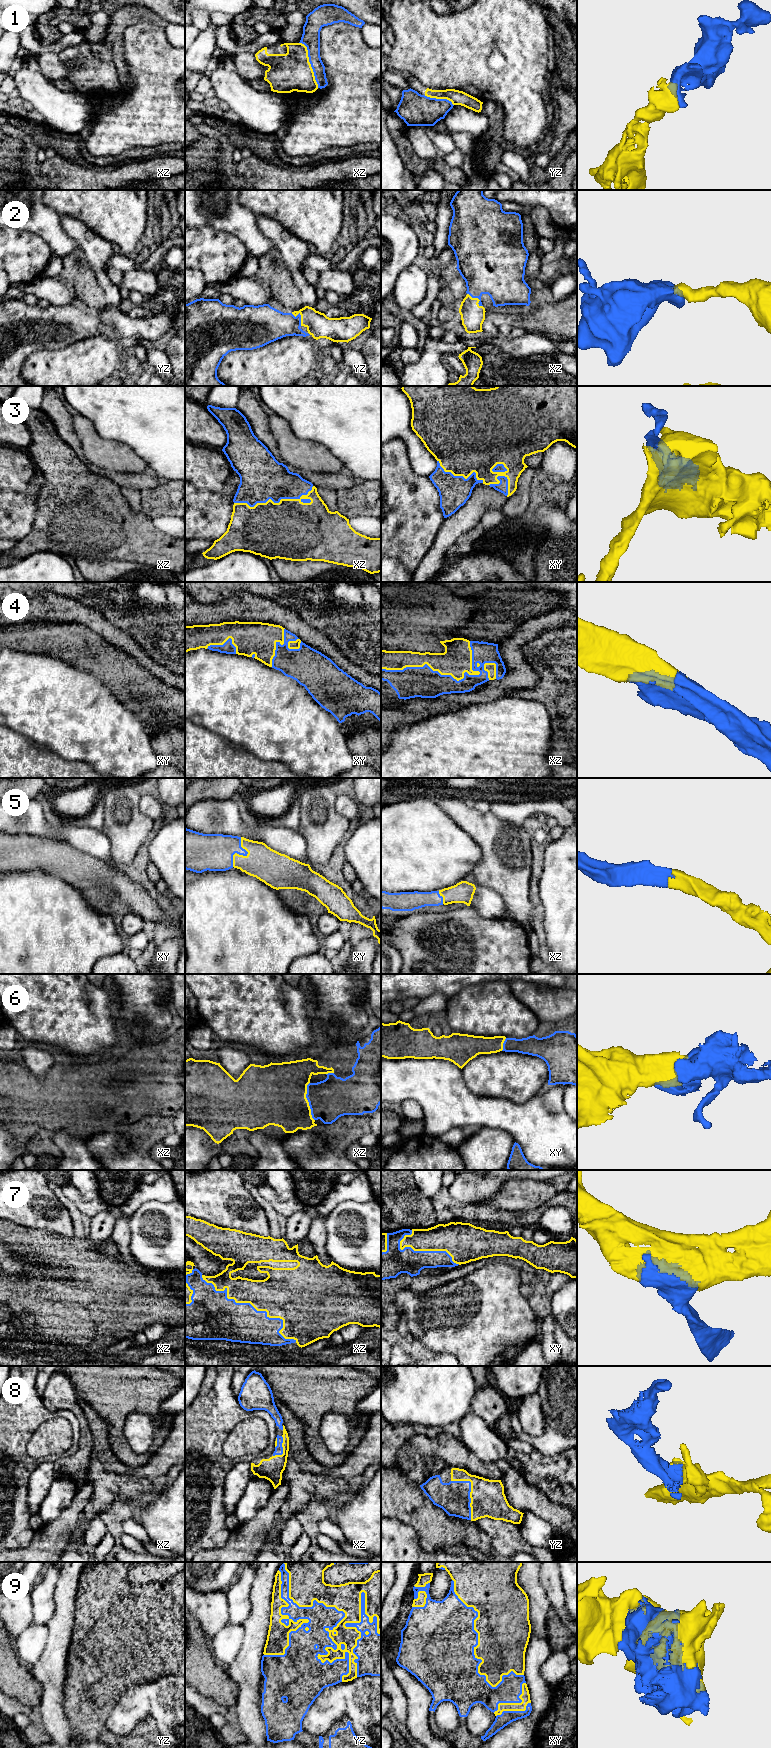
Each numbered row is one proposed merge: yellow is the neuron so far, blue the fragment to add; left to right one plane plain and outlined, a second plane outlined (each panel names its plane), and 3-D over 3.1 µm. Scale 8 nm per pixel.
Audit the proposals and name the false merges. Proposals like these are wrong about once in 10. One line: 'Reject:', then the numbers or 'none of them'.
Reject: 1

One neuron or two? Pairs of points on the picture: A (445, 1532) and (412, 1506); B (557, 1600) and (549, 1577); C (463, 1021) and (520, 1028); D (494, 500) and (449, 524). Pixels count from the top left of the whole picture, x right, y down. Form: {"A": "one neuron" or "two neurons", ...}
{"A": "one neuron", "B": "one neuron", "C": "one neuron", "D": "one neuron"}

